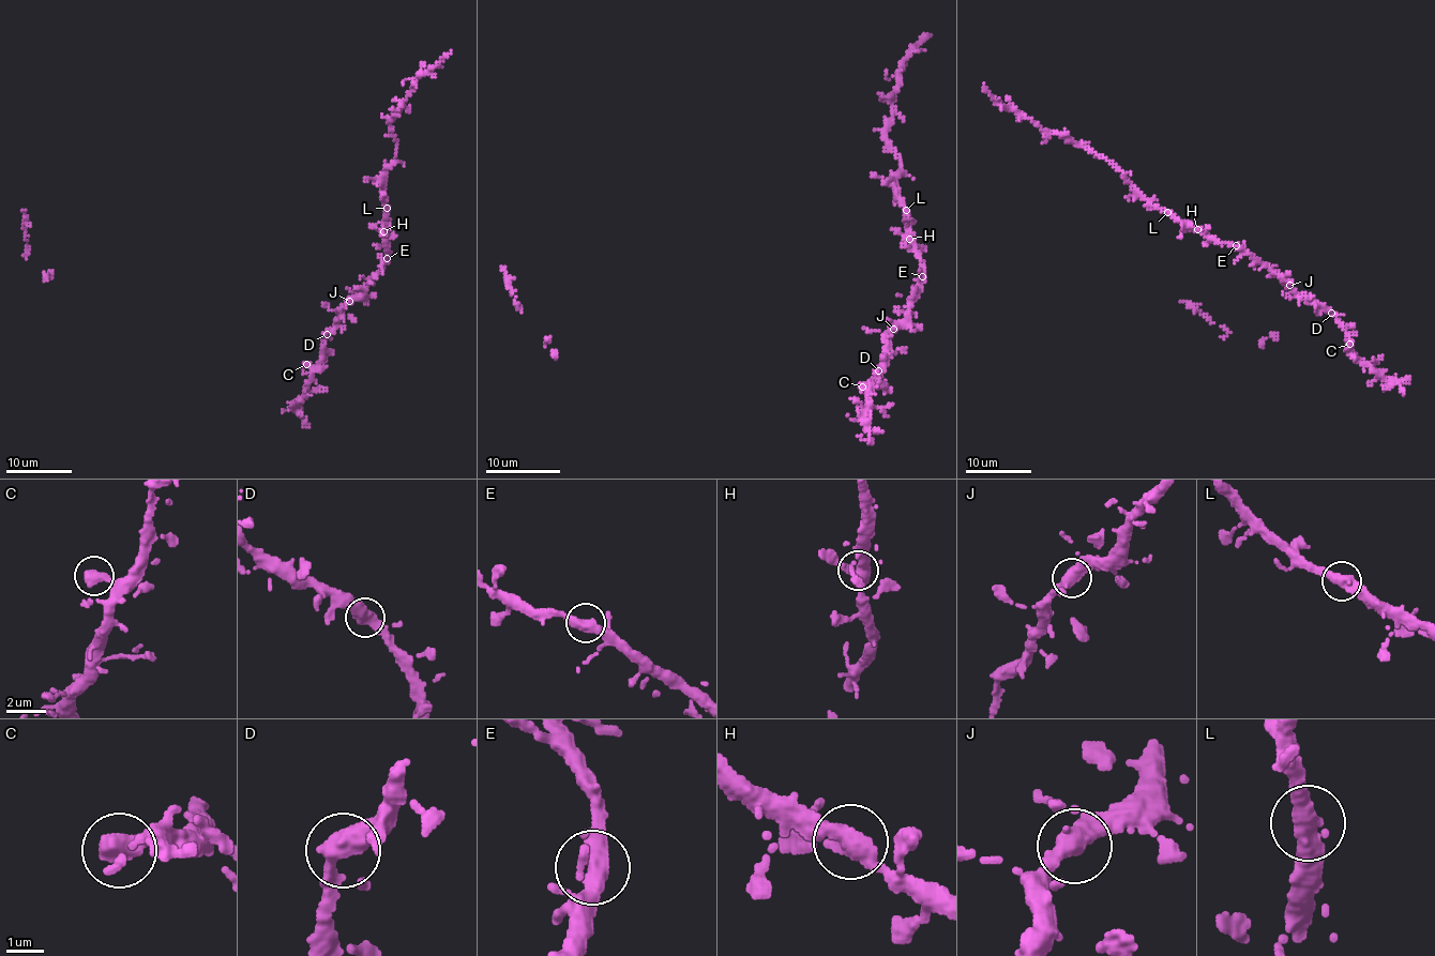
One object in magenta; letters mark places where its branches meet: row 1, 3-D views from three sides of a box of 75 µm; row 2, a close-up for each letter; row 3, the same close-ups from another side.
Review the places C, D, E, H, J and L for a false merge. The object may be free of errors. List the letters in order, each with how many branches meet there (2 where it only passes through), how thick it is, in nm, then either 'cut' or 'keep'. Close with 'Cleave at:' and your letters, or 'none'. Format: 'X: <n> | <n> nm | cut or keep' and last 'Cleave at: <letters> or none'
C: 1 | 550 nm | keep
D: 2 | 480 nm | keep
E: 2 | 440 nm | keep
H: 3 | 360 nm | keep
J: 2 | 440 nm | keep
L: 2 | 460 nm | keep
Cleave at: none

